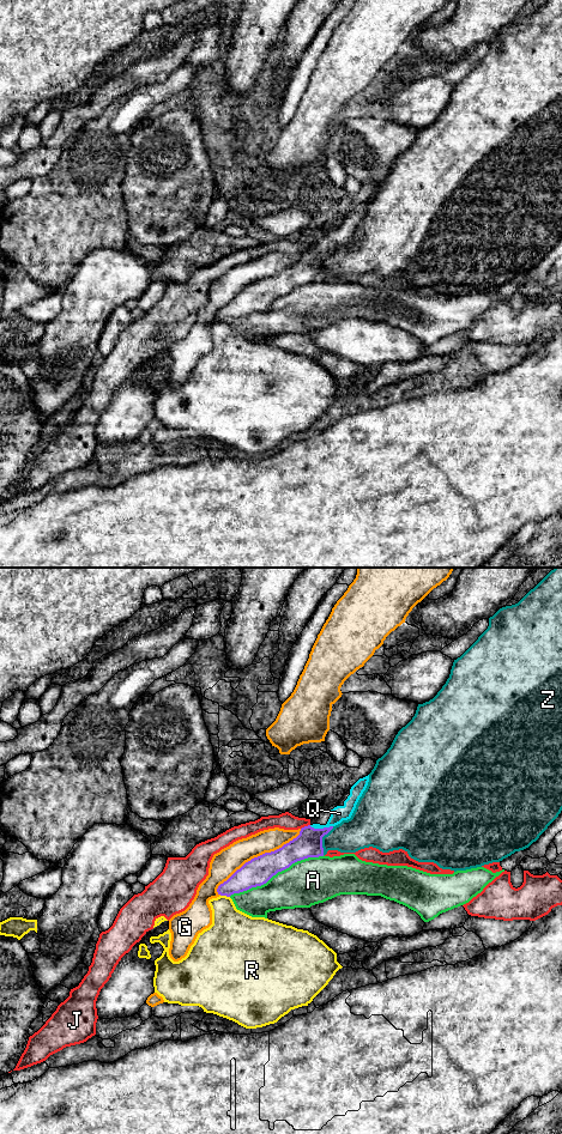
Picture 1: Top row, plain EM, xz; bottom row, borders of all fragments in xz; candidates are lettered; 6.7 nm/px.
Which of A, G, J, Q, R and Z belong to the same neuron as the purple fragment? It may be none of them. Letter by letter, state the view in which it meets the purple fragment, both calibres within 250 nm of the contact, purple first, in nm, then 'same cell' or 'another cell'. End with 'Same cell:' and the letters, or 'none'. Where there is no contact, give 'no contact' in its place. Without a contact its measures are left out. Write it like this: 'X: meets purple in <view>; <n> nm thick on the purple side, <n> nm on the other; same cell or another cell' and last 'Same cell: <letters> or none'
A: meets purple in xz; 190 nm thick on the purple side, 320 nm on the other; another cell
G: meets purple in xz; 190 nm thick on the purple side, 180 nm on the other; another cell
J: meets purple in xz; 180 nm thick on the purple side, 110 nm on the other; another cell
Q: meets purple in xz; 180 nm thick on the purple side, 110 nm on the other; same cell
R: meets purple in xz; 180 nm thick on the purple side, 280 nm on the other; another cell
Z: meets purple in xz; 180 nm thick on the purple side, 220 nm on the other; another cell
Same cell: Q

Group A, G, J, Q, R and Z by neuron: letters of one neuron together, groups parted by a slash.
A / G / J / Q / R / Z

